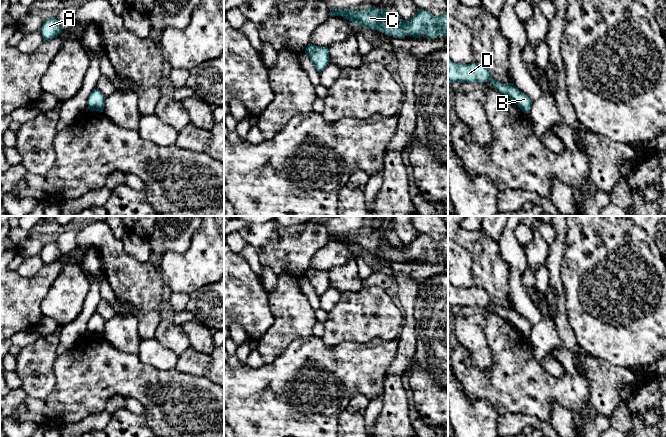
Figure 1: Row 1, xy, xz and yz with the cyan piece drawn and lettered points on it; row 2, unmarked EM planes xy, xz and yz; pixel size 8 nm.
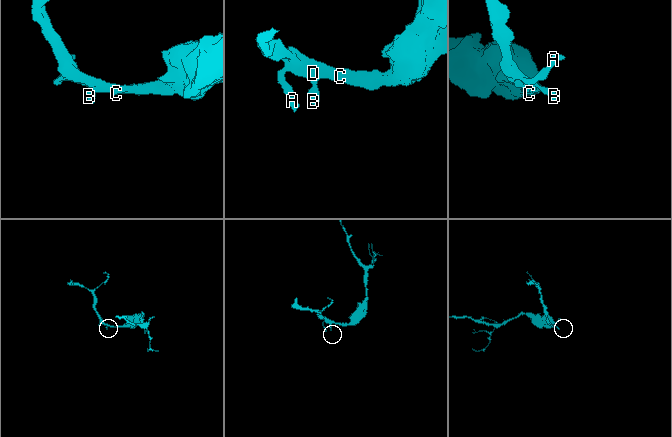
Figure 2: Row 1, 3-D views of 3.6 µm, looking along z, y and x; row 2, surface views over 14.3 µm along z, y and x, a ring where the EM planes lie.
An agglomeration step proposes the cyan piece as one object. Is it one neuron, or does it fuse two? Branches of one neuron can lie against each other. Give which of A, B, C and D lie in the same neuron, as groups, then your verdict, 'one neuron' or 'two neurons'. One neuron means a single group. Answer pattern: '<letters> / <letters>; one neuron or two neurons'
A B C D; one neuron

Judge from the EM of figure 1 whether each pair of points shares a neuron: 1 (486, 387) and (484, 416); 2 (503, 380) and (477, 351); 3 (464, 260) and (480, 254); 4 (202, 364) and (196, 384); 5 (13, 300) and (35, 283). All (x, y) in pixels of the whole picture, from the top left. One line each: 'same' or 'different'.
1: different
2: different
3: different
4: different
5: same

